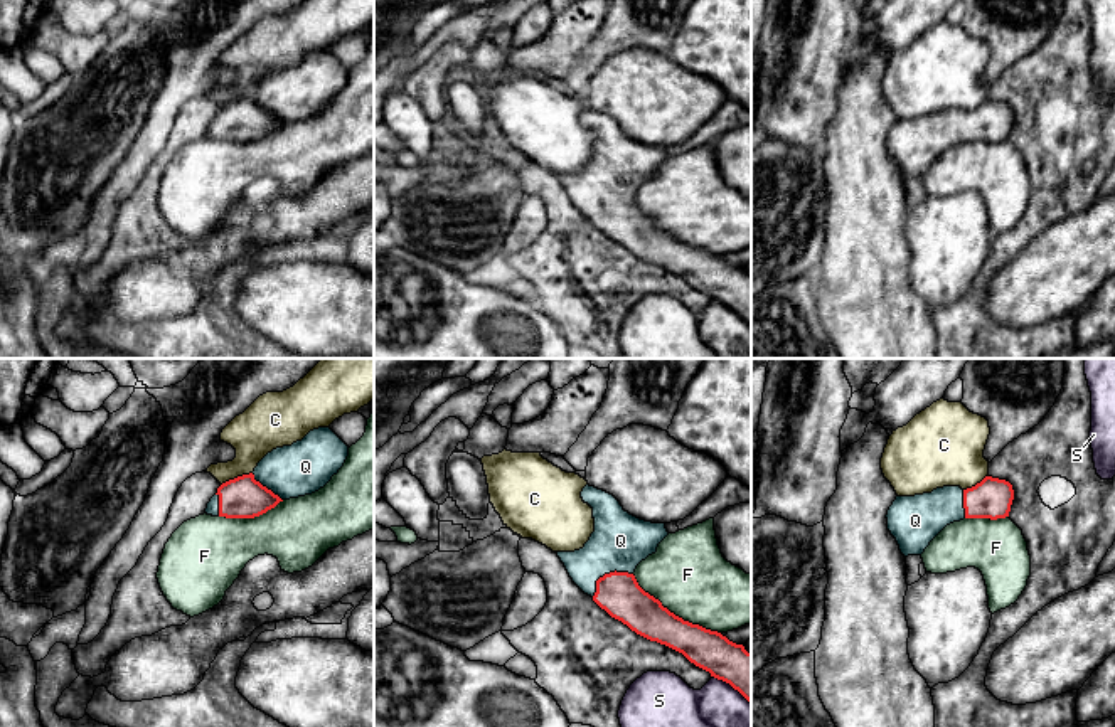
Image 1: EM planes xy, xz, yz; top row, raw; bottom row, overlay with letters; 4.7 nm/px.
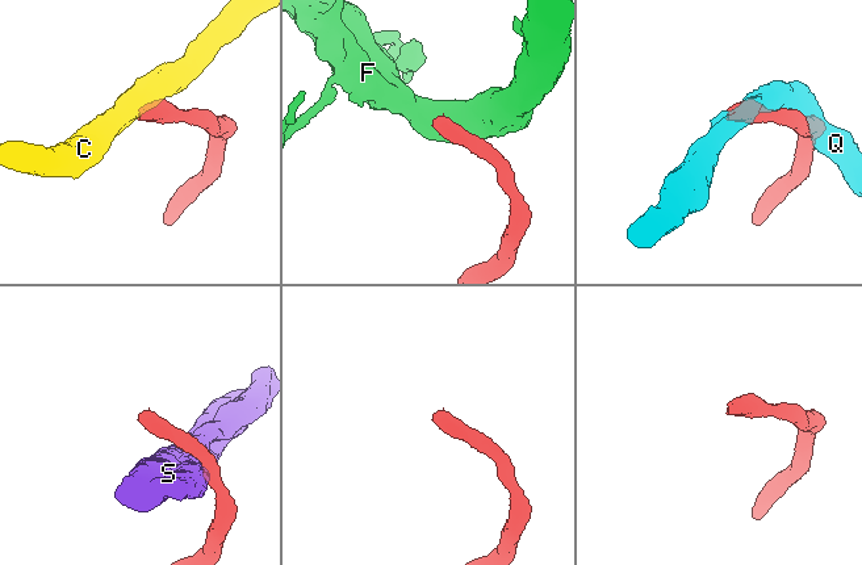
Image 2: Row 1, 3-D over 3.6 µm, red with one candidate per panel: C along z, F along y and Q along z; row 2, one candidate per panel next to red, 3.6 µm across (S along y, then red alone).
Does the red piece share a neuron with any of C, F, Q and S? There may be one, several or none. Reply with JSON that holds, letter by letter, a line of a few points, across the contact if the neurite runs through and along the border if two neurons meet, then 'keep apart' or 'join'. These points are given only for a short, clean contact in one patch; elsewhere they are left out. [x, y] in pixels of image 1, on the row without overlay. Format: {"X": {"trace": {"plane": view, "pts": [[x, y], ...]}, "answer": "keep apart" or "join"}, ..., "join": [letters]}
{"C": {"trace": {"plane": "xy", "pts": [[251, 95], [229, 101], [221, 108]]}, "answer": "keep apart"}, "F": {"answer": "keep apart"}, "Q": {"answer": "join"}, "S": {"trace": {"plane": "xz", "pts": [[713, 298], [728, 305], [750, 327]]}, "answer": "keep apart"}, "join": ["Q"]}

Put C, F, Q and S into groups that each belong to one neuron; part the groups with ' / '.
C / F / Q / S

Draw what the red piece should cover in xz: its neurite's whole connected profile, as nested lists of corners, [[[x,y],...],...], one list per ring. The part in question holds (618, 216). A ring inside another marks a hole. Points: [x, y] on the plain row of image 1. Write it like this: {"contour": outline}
{"contour": [[[590,108],[583,111],[581,121],[593,131],[595,155],[583,172],[556,175],[573,205],[611,241],[637,257],[682,276],[711,300],[729,306],[751,326],[751,276],[718,254],[675,239],[659,222],[645,215],[633,199],[637,188],[655,177],[659,167],[669,158],[665,146],[652,146],[630,138],[613,118]]]}

